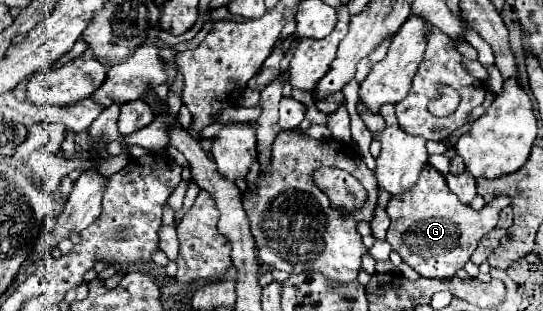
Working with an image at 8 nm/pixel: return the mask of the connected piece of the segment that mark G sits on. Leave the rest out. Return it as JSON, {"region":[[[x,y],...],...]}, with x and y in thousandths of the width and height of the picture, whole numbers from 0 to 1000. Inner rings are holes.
{"region":[[[786,531],[753,614],[716,640],[709,666],[720,698],[713,775],[775,891],[834,891],[864,839],[882,768],[912,730],[919,678],[934,659],[941,659],[941,640],[934,627],[915,627],[908,646],[893,653],[886,678],[875,678],[838,640],[820,569],[797,531]]]}

